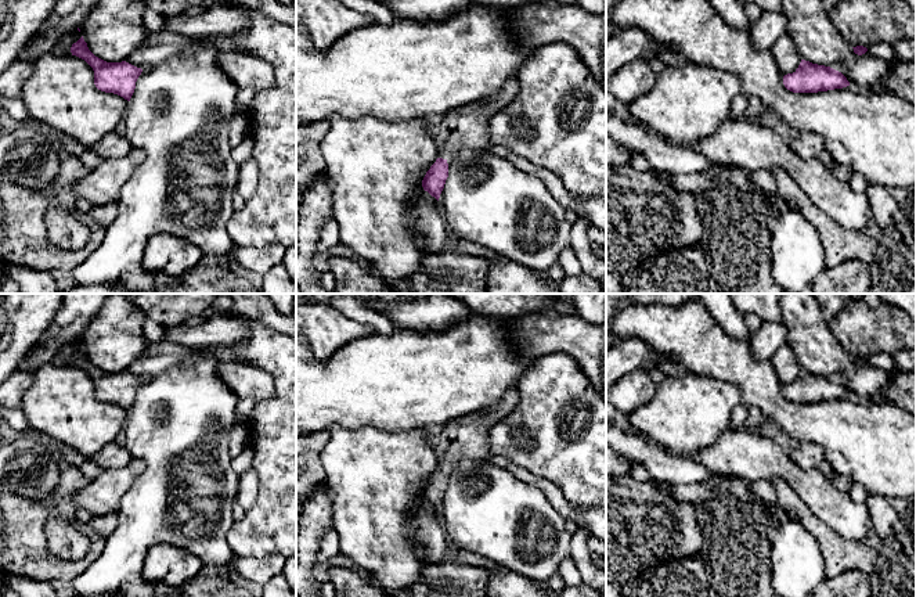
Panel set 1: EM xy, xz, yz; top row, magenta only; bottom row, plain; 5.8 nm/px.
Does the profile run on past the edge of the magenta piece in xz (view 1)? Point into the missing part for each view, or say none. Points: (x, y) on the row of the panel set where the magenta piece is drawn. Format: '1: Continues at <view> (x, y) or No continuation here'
1: Continues at xz (465, 126)

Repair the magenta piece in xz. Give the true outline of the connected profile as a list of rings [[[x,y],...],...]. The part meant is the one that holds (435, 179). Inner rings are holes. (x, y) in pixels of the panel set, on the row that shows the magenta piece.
[[[512,75],[502,89],[479,101],[465,104],[443,114],[443,121],[430,125],[430,136],[437,147],[439,158],[426,172],[422,187],[437,201],[448,177],[450,157],[455,157],[462,148],[488,148],[488,122],[505,108],[519,93],[519,80]]]

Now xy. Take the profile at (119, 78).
[[[83,36],[72,44],[72,55],[84,60],[94,71],[94,84],[98,90],[113,93],[130,101],[136,82],[143,69],[126,61],[107,62],[95,57],[87,47]]]

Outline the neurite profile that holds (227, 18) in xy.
[[[232,0],[169,17],[165,29],[190,39],[199,39],[217,35],[231,36],[249,25],[248,14]]]

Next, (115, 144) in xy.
[[[122,129],[115,130],[105,136],[97,145],[90,150],[97,154],[102,161],[112,158],[122,158],[133,148],[131,143],[126,139]]]

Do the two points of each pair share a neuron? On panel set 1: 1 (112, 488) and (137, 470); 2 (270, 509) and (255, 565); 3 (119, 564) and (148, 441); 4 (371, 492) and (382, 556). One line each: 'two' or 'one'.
1: one
2: two
3: one
4: one

